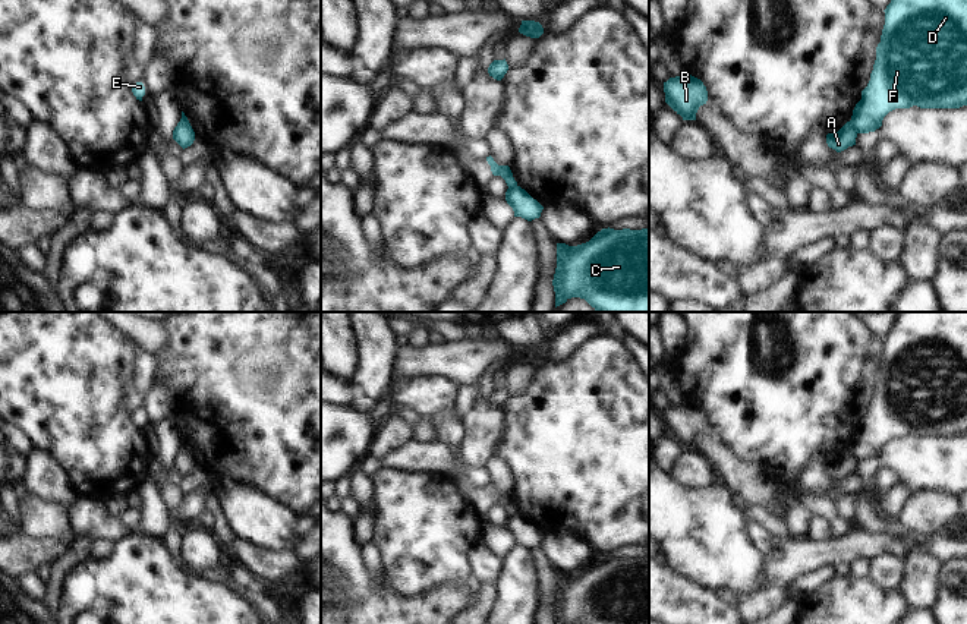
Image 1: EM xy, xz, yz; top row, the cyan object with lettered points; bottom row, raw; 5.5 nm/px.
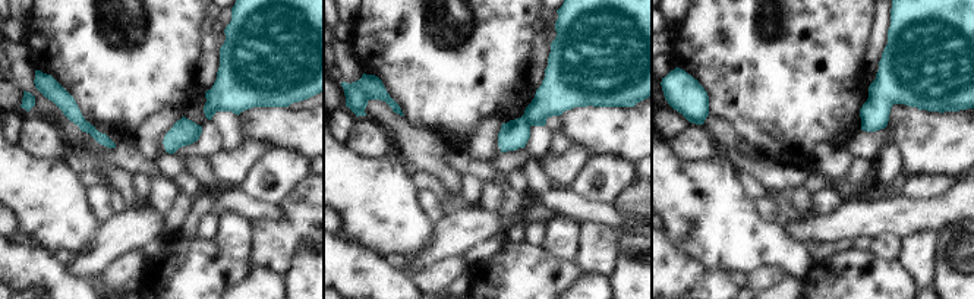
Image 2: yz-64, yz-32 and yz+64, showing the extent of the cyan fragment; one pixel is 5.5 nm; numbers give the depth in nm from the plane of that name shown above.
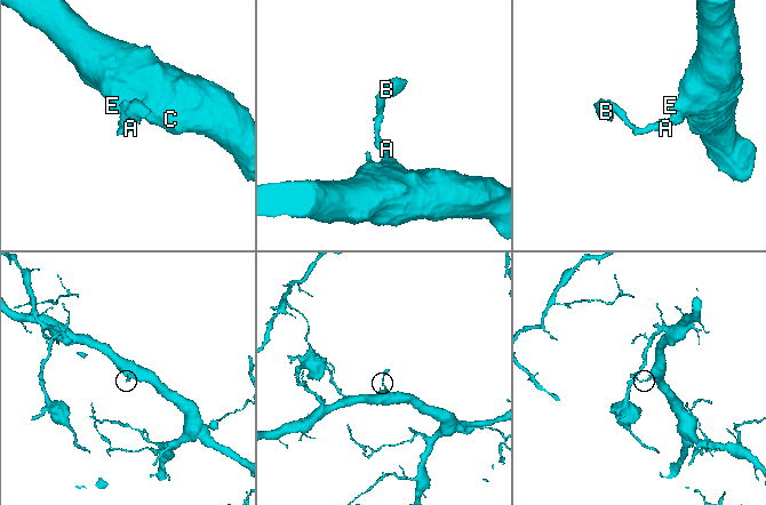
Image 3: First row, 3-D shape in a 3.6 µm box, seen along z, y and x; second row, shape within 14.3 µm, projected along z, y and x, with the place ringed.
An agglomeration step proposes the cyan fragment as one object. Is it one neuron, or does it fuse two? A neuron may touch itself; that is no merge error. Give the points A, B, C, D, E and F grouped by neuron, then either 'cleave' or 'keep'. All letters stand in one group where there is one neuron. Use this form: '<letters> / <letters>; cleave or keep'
A B / C D E F; cleave

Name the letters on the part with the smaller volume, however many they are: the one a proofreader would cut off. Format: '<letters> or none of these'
A, B

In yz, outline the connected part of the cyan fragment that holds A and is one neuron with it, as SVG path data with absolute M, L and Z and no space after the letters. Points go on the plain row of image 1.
M847 450L837 461L826 463L826 472L829 476L841 480L848 475L856 473L857 458L853 456L851 450Z

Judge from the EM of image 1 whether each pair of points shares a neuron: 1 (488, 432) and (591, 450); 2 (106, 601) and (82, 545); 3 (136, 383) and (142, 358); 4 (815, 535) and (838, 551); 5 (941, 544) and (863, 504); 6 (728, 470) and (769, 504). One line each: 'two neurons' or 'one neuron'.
1: two neurons
2: two neurons
3: one neuron
4: two neurons
5: one neuron
6: one neuron

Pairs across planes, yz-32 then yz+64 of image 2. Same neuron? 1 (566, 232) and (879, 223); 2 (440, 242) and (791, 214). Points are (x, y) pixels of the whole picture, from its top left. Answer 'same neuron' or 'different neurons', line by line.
1: different neurons
2: different neurons

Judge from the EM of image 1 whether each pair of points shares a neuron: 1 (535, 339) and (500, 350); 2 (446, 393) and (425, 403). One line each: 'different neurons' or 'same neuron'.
1: different neurons
2: same neuron

